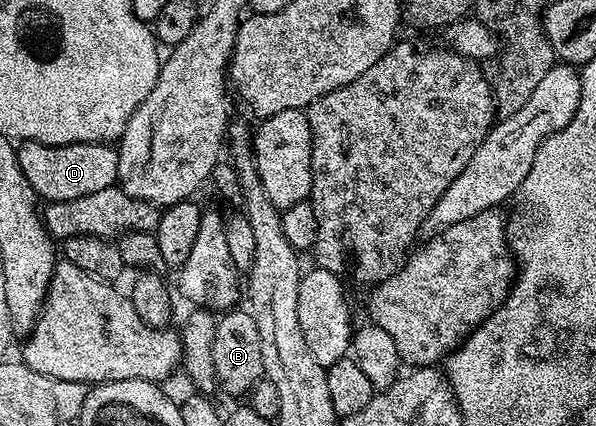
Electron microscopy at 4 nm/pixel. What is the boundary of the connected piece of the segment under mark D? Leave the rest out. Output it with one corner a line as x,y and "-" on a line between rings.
24,140
19,143
16,159
36,194
48,202
69,202
78,196
90,196
90,192
102,192
102,188
118,182
118,153
103,142
48,146
44,142

